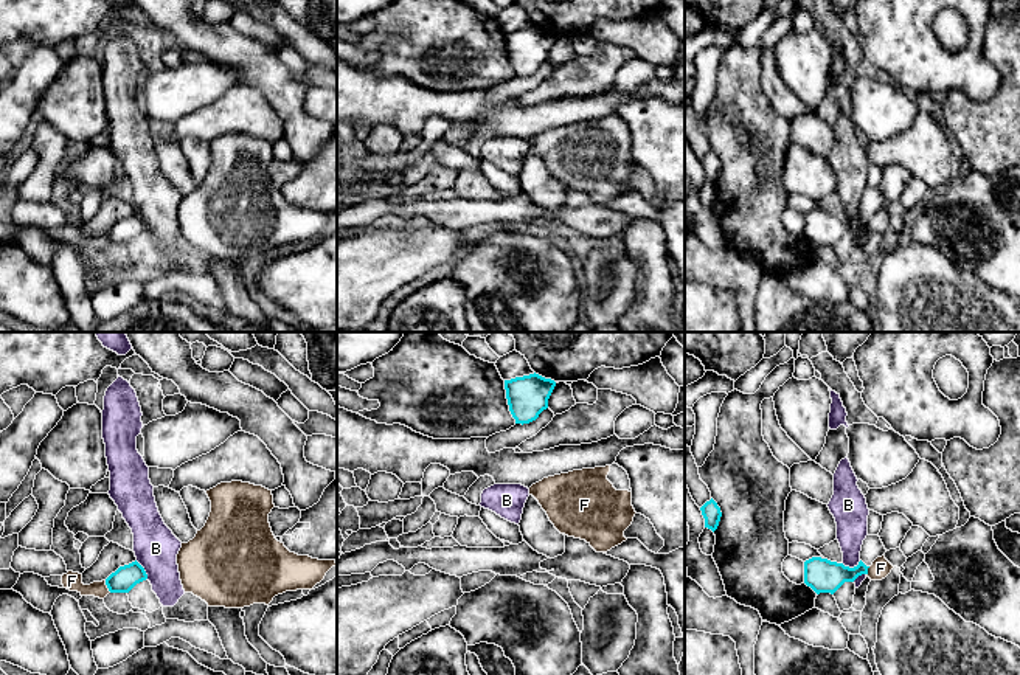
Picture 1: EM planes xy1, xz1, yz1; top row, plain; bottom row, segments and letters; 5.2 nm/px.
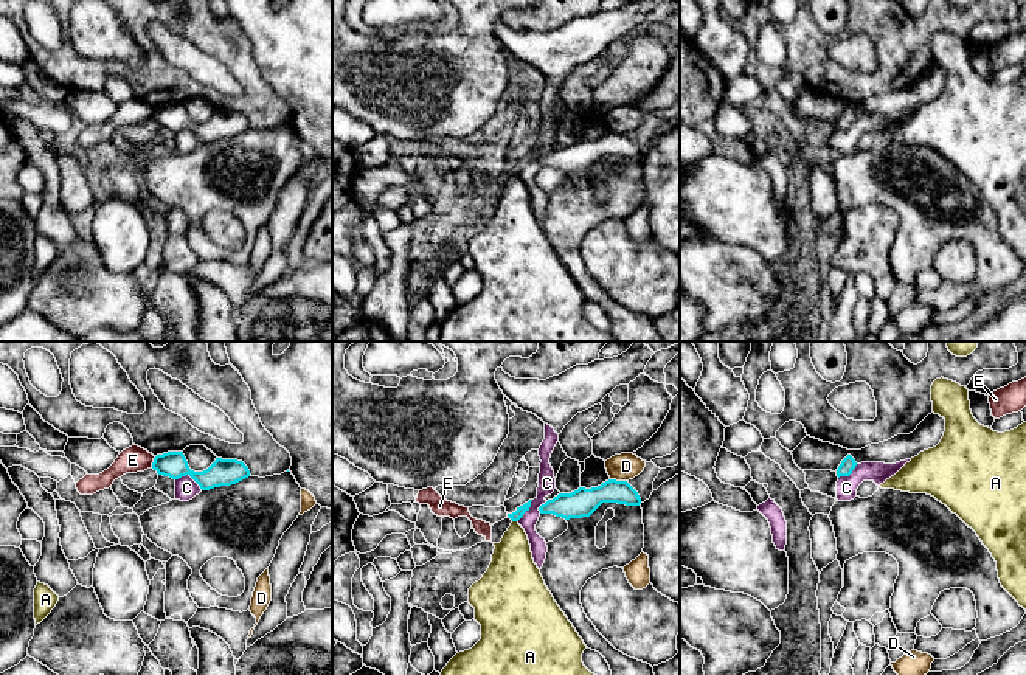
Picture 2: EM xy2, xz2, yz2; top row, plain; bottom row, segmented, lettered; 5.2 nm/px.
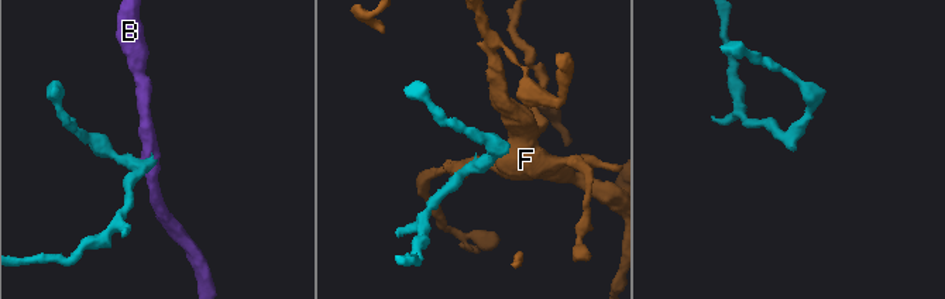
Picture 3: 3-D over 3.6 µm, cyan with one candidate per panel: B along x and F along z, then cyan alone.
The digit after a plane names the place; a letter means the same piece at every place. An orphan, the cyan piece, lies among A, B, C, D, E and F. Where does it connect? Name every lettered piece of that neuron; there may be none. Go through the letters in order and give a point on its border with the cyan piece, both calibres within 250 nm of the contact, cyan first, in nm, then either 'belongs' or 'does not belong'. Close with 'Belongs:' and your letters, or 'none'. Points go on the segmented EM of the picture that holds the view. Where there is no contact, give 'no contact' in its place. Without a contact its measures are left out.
A: meets cyan in xz2 at (516, 520); 50 nm thick on the cyan side, 240 nm on the other; does not belong
B: meets cyan in yz1 at (851, 568); 180 nm thick on the cyan side, 160 nm on the other; does not belong
C: meets cyan in xy2 at (190, 475); 140 nm thick on the cyan side, 110 nm on the other; does not belong
D: meets cyan in xz2 at (618, 481); 140 nm thick on the cyan side, 140 nm on the other; does not belong
E: meets cyan in xy2 at (152, 463); 140 nm thick on the cyan side, 140 nm on the other; does not belong
F: meets cyan in xy1 at (107, 587); 120 nm thick on the cyan side, 100 nm on the other; does not belong
Belongs: none

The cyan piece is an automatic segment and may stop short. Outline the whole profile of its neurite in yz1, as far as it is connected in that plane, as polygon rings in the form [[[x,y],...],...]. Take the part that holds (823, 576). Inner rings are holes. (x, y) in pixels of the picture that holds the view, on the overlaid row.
[[[866,535],[857,566],[849,568],[827,559],[812,557],[804,562],[804,583],[817,594],[834,594],[845,582],[854,582],[859,576],[868,574],[873,562],[885,552],[886,549],[879,535]]]

